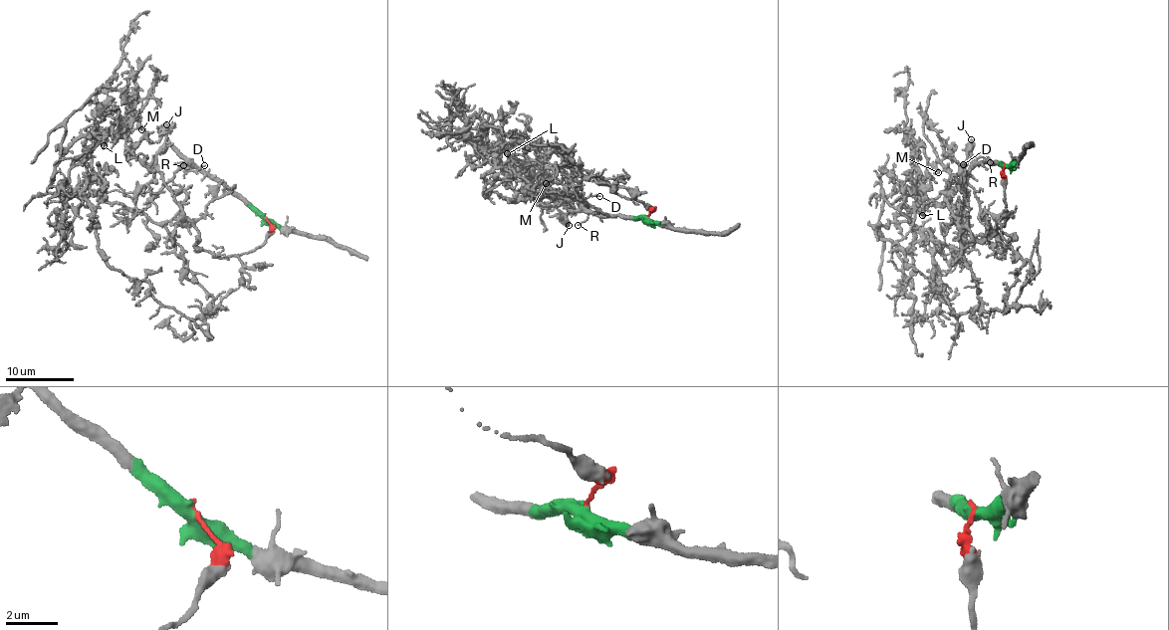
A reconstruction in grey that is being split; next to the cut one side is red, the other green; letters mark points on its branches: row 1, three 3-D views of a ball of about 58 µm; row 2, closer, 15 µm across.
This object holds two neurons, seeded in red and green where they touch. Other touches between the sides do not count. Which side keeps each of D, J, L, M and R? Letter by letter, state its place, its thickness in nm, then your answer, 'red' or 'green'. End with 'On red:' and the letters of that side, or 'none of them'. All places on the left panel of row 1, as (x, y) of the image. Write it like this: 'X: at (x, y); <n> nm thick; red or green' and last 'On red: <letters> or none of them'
D: at (204, 165); 120 nm thick; green
J: at (166, 124); 300 nm thick; green
L: at (104, 145); 110 nm thick; red
M: at (141, 129); 130 nm thick; red
R: at (183, 165); 90 nm thick; green
On red: L, M

